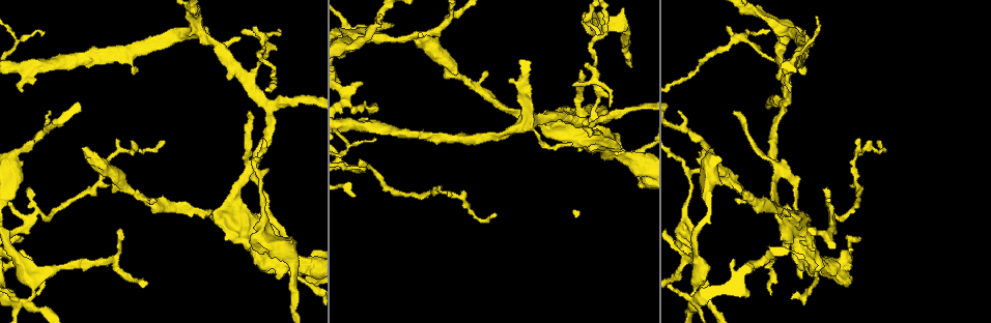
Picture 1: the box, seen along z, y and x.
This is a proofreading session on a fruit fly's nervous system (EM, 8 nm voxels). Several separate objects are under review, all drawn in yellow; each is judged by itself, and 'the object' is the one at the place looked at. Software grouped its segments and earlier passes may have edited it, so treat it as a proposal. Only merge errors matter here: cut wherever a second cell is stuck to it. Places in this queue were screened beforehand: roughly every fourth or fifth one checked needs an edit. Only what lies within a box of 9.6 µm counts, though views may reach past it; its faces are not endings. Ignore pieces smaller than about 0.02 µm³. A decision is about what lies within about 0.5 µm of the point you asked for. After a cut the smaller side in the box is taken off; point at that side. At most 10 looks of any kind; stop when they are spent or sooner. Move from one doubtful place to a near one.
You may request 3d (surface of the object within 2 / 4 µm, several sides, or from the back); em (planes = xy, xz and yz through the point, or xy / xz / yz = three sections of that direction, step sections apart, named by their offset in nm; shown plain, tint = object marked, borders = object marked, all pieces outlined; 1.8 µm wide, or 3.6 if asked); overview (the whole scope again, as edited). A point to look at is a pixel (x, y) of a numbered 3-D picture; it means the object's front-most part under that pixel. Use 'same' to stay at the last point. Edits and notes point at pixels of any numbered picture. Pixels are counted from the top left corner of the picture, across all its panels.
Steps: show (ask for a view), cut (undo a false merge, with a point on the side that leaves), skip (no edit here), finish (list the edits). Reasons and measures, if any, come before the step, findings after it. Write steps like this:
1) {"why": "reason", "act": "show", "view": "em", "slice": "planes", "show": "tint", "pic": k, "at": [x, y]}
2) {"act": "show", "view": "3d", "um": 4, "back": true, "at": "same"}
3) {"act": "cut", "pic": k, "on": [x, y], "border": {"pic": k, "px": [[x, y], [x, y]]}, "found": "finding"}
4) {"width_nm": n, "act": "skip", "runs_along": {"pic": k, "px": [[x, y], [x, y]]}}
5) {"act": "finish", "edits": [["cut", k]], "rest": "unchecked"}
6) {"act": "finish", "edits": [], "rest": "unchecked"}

{"why": "thin arm on a thick one", "act": "show", "view": "em", "slice": "xz", "step": 8, "show": "tint", "pic": 1, "at": [28, 302]}

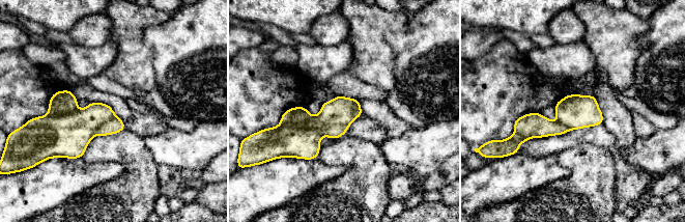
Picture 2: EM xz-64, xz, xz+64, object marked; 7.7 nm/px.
{"act": "show", "view": "em", "slice": "planes", "show": "tint", "at": "same"}

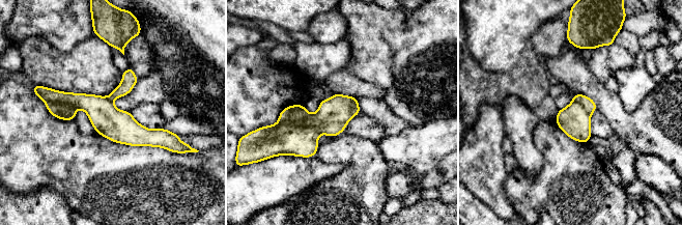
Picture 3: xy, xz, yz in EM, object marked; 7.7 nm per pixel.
{"act": "cut", "pic": 3, "on": [282, 138], "border": {"pic": 3, "px": [[311, 114], [301, 122], [279, 121]]}, "found": "two cells meet here"}

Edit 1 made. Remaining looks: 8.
{"act": "show", "view": "overview"}

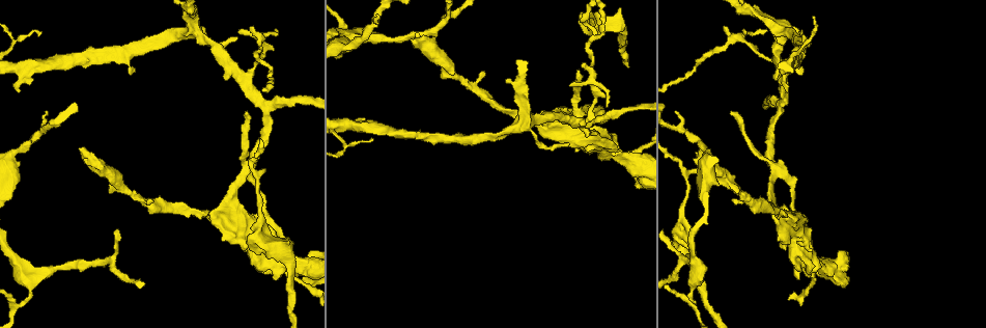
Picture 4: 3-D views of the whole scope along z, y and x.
{"why": "sudden change in width", "act": "show", "view": "3d", "um": 4, "pic": 4, "at": [588, 21]}

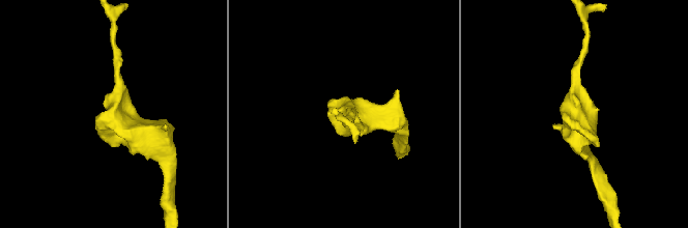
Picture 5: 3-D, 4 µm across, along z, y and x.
{"why": "now the EM", "act": "show", "view": "em", "slice": "xz", "step": 4, "show": "tint", "pic": 5, "at": [343, 112]}

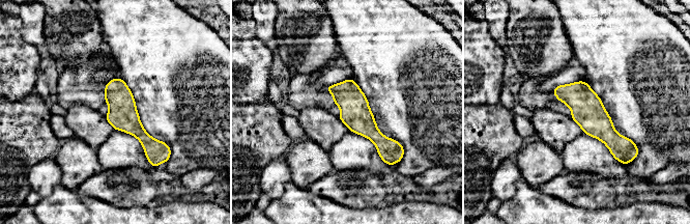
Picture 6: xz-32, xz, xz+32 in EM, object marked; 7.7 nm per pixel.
{"why": "another direction", "act": "show", "view": "em", "slice": "planes", "show": "tint", "at": "same"}

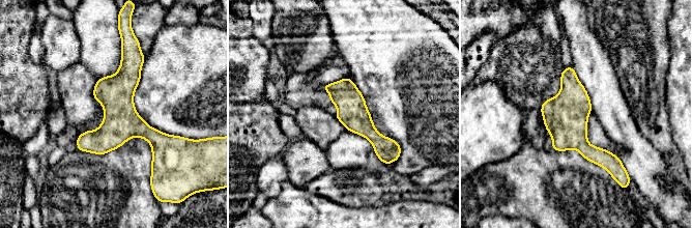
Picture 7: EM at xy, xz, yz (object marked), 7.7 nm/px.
{"act": "skip", "runs_along": {"pic": 7, "px": [[123, 52], [125, 112], [155, 142], [154, 158]]}, "found": "all the same cell"}

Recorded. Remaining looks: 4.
{"why": "three-way junction", "act": "show", "view": "em", "slice": "xz", "step": 16, "show": "tint", "pic": 4, "at": [816, 262]}

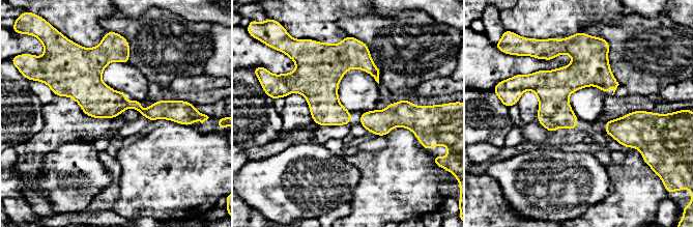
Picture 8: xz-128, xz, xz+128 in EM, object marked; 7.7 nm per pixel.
{"act": "cut", "pic": 8, "on": [157, 110], "border": {"pic": 8, "px": [[125, 103], [128, 106]]}, "found": "two cells meet here"}

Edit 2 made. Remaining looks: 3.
{"why": "a narrow waist", "act": "show", "view": "em", "slice": "planes", "show": "tint", "pic": 4, "at": [574, 124]}

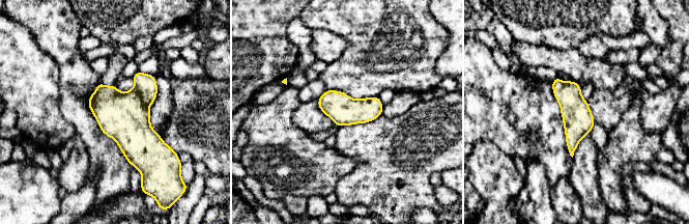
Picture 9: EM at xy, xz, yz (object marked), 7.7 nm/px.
{"act": "cut", "pic": 9, "on": [146, 84], "border": {"pic": 9, "px": [[135, 85], [141, 99], [148, 107]]}, "found": "two cells meet here"}

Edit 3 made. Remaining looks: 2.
{"act": "finish", "edits": [["cut", 3], ["cut", 8], ["cut", 9]], "rest": "unchecked"}

